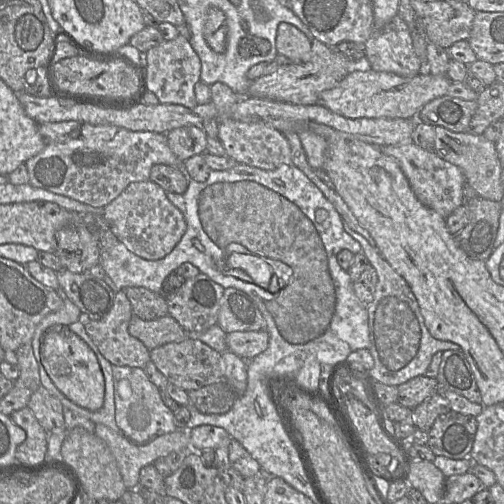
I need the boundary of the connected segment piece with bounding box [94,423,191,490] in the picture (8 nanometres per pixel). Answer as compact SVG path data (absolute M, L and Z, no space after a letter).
M95 423L94 434L109 447L127 490L139 487L139 474L144 466L171 452L191 449L189 431L186 429L157 436L145 444L137 444L121 431L114 431L99 423Z

